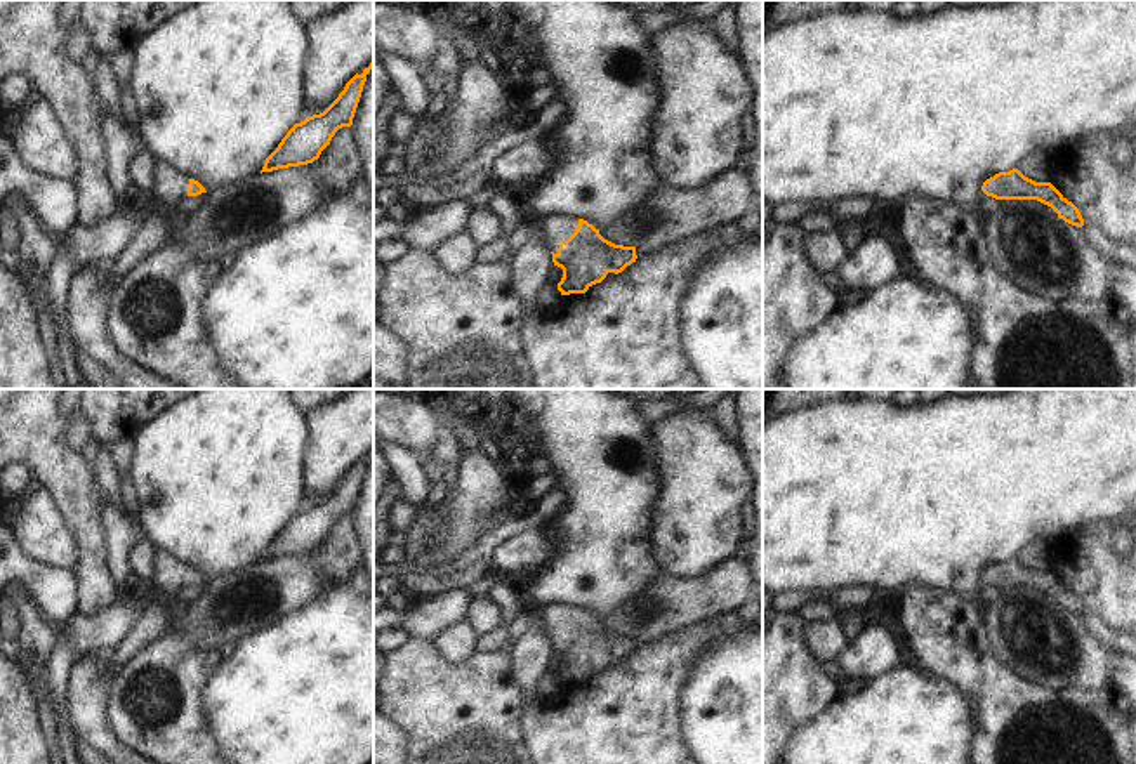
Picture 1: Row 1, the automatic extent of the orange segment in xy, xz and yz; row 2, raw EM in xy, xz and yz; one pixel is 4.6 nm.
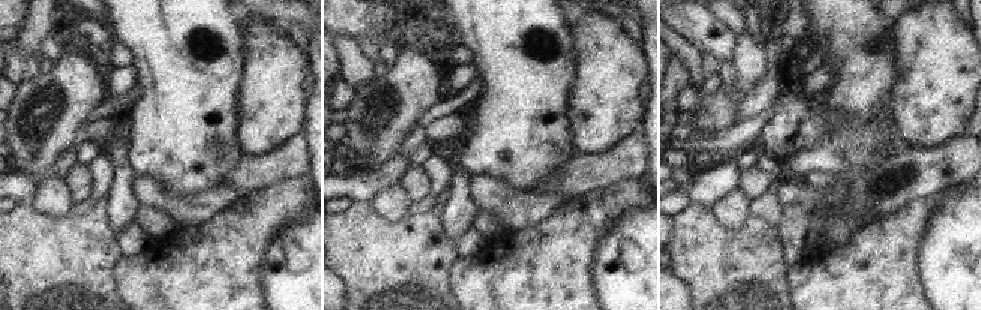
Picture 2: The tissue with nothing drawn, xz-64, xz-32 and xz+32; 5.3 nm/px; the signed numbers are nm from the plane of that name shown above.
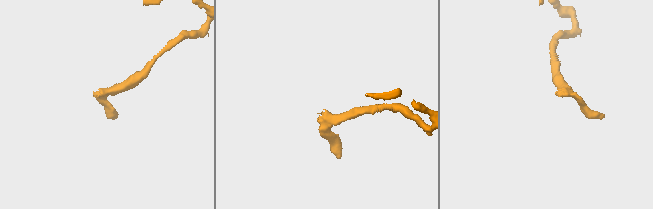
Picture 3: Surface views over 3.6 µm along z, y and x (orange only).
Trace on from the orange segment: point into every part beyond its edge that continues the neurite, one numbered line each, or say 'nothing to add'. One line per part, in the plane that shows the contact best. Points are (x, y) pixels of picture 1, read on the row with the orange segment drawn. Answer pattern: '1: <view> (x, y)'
1: xz (556, 228).

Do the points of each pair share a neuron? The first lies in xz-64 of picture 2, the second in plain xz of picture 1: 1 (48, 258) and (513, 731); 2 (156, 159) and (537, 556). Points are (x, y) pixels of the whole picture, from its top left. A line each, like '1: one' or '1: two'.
1: one
2: two

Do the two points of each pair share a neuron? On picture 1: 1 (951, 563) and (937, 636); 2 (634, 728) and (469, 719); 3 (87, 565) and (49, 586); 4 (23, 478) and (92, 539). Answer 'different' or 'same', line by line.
1: different
2: different
3: different
4: different

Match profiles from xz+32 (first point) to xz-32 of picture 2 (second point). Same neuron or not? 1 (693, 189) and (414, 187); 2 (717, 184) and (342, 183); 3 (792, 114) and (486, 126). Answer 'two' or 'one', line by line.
1: two
2: one
3: two

